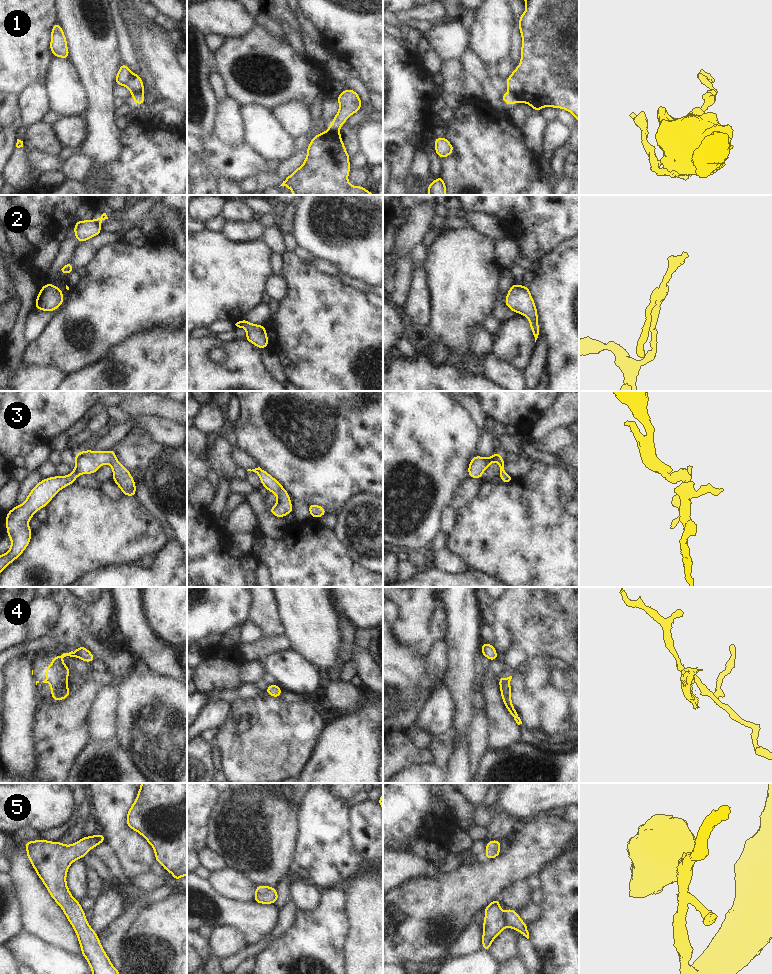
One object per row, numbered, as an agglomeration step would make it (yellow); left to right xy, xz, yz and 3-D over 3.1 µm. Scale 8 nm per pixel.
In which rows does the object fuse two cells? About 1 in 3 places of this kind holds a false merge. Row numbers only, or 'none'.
1, 4, 5

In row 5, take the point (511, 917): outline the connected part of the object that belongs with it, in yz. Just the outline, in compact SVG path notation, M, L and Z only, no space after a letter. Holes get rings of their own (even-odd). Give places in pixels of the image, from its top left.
M507 907L507 911L505 913L503 912L503 914L507 928L515 929L527 939L529 939L527 924L523 922L523 920L518 915L517 911Z

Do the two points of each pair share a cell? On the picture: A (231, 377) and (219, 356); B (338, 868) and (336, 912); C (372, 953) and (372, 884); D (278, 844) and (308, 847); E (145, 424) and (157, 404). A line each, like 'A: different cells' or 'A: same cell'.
A: different cells
B: different cells
C: same cell
D: different cells
E: different cells

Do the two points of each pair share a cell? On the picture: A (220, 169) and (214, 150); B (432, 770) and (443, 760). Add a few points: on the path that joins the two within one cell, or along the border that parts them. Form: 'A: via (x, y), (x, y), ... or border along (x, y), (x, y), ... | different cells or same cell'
A: via (220, 164), (220, 159), (216, 155) | same cell
B: border along (432, 762), (444, 772) | different cells

